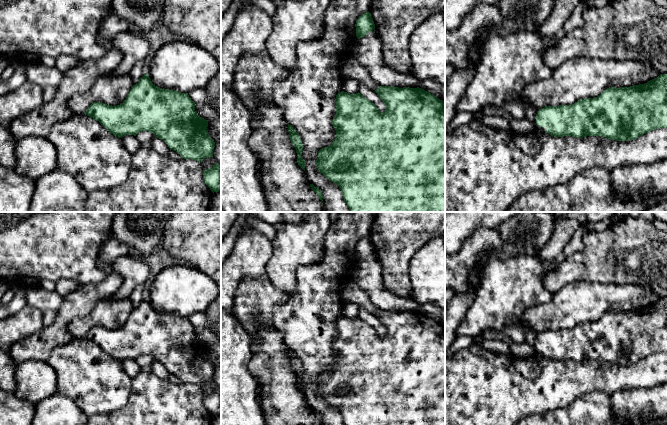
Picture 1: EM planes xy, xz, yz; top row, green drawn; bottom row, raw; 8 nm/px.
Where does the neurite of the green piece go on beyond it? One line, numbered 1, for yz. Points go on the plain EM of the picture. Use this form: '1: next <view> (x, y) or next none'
1: next yz (542, 352)

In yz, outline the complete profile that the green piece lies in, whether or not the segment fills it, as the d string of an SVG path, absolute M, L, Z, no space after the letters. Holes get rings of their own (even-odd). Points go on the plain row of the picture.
M667 298L645 308L609 311L597 321L580 323L572 329L546 330L537 334L534 348L554 361L602 360L616 365L635 364L650 355L667 352Z

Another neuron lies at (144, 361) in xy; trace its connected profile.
M143 355L138 357L137 362L140 367L149 367L155 359L151 356Z

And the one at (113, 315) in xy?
M107 298L98 302L85 317L75 317L68 325L68 333L73 338L84 338L93 326L107 329L120 329L126 323L131 311L129 298L109 301Z

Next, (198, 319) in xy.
M198 312L188 317L189 321L194 326L209 326L216 327L216 334L221 337L221 322L214 322L208 318L205 312Z

